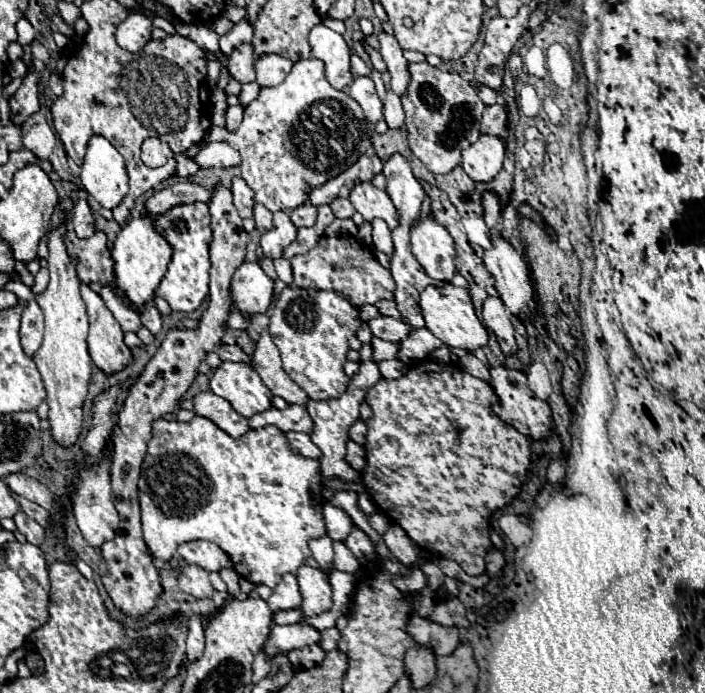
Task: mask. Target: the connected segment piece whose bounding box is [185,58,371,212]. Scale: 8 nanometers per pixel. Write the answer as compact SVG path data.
M307 58L307 60L295 62L293 70L285 78L285 82L281 82L279 86L261 88L259 98L253 100L245 108L243 124L239 126L239 130L229 132L227 128L211 126L209 132L205 134L205 138L201 142L193 144L185 152L185 156L193 158L199 152L199 148L203 146L203 142L225 142L231 148L235 148L241 154L239 168L241 168L243 180L255 192L255 202L263 204L271 212L279 212L279 210L285 212L285 210L293 210L293 208L301 206L307 200L311 186L321 186L327 180L345 172L345 168L353 166L359 160L359 156L363 156L367 152L367 148L371 146L371 136L369 136L367 120L363 118L359 104L351 96L335 90L327 82L327 78L323 74L321 60Z

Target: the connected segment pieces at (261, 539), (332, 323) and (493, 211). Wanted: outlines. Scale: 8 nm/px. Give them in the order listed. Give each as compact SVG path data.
M195 416L189 424L159 418L153 422L153 438L139 478L143 536L159 560L171 560L183 542L211 540L229 554L239 576L253 584L275 588L283 574L297 574L297 568L305 564L309 558L309 540L325 534L323 508L309 504L313 488L317 488L317 460L297 456L275 426L249 430L235 440L203 416Z
M287 286L273 308L269 332L281 352L283 368L289 378L307 392L311 400L331 400L345 392L349 378L343 370L347 360L347 340L359 328L359 310L337 292L299 290Z
M491 192L483 194L483 210L485 210L485 222L487 222L487 226L493 228L497 224L497 220L501 218L501 210L503 210L503 206L499 204L497 194L491 194Z

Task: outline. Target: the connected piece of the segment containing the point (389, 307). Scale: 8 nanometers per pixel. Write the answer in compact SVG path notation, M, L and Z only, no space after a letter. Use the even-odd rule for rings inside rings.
M379 300L375 306L377 306L379 314L383 314L383 316L391 316L391 318L399 318L401 316L399 310L395 308L395 302L393 300Z

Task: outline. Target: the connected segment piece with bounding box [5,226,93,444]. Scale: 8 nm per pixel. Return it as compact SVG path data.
M65 226L49 234L49 272L51 280L47 290L41 296L35 296L31 288L21 282L7 282L5 290L17 294L19 300L37 300L45 314L45 338L41 348L33 354L33 362L41 374L47 404L49 404L49 422L53 438L61 444L73 444L79 436L83 422L83 402L87 396L87 386L91 378L93 360L87 354L87 312L79 294L79 278L75 272L75 264L69 258L63 244Z

